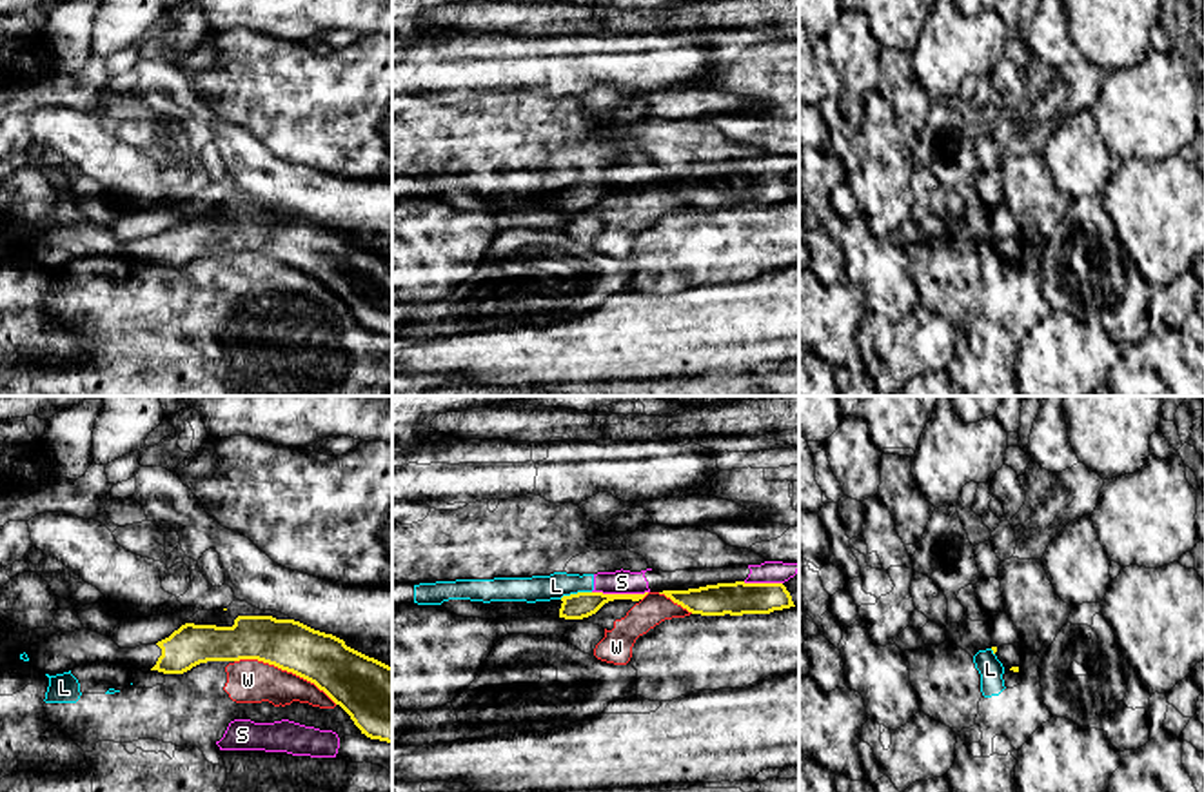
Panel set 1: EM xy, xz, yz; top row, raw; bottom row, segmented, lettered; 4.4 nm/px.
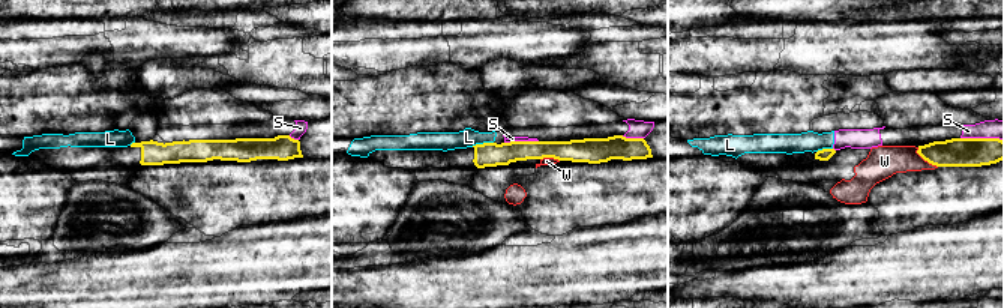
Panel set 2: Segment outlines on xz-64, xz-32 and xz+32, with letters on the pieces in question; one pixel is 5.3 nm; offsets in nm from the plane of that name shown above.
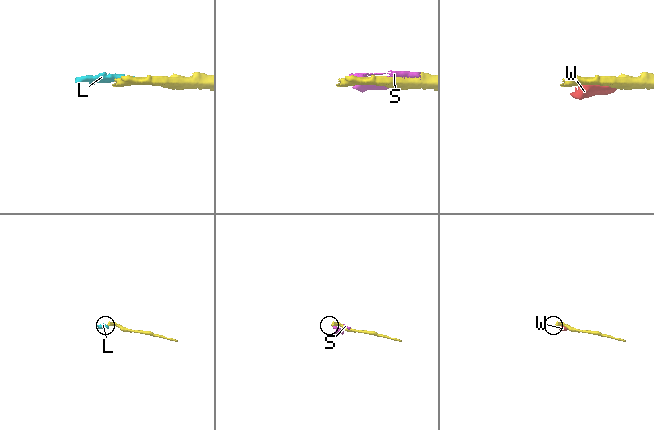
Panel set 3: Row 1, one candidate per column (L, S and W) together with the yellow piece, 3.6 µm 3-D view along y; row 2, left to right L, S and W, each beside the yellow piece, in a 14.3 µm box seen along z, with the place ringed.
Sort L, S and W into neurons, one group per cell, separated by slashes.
L S W

